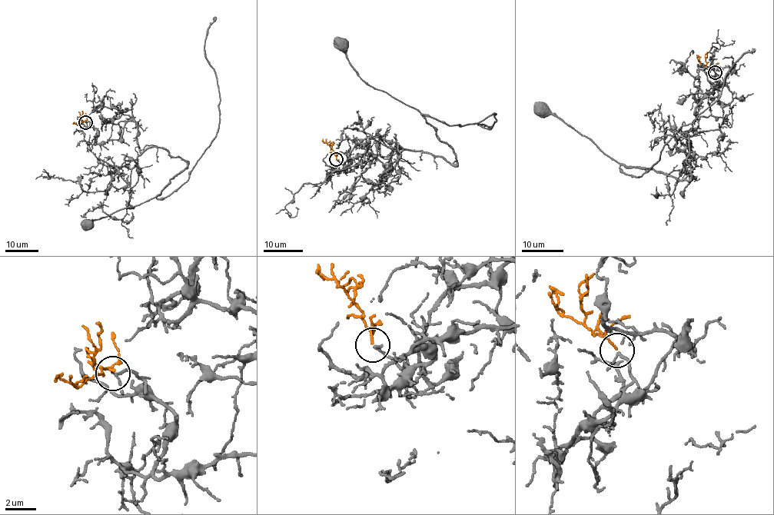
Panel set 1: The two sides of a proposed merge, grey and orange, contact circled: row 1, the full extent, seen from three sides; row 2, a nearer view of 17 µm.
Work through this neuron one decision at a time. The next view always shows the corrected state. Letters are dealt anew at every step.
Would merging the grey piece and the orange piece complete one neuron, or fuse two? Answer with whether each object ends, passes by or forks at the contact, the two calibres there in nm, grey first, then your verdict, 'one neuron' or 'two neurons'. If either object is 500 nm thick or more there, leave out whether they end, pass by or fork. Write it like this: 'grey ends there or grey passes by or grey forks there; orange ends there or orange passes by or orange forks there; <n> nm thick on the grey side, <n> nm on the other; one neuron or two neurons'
grey passes by; orange passes by; 130 nm thick on the grey side, 80 nm on the other; one neuron

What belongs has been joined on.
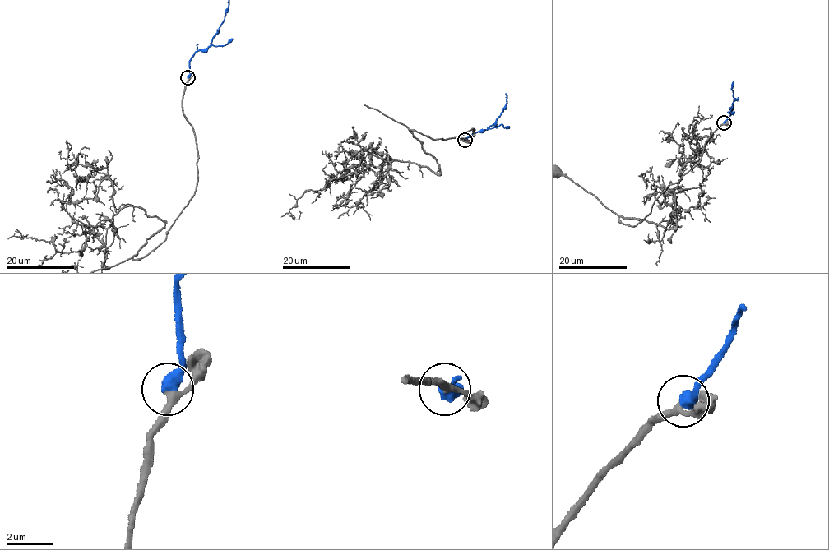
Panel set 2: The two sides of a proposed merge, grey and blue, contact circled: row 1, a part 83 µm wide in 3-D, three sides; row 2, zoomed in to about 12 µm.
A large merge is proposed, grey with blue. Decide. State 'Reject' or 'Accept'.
Accept

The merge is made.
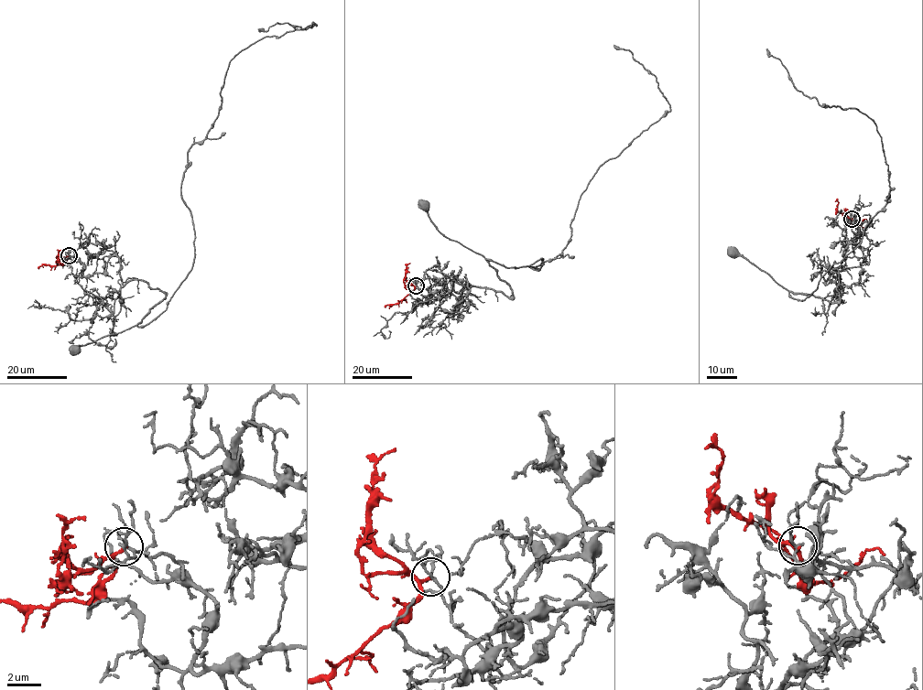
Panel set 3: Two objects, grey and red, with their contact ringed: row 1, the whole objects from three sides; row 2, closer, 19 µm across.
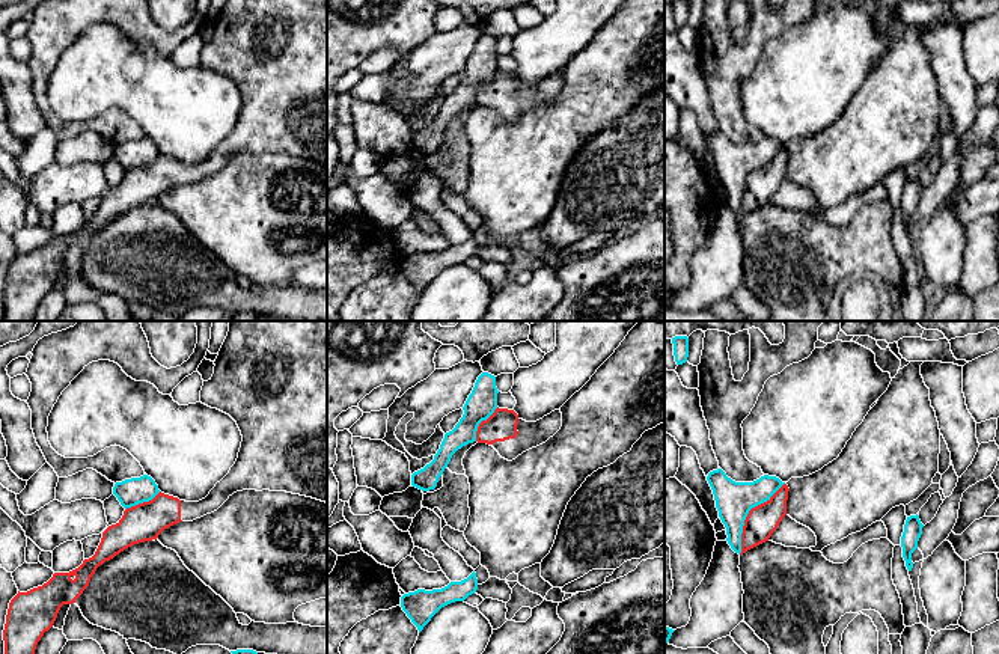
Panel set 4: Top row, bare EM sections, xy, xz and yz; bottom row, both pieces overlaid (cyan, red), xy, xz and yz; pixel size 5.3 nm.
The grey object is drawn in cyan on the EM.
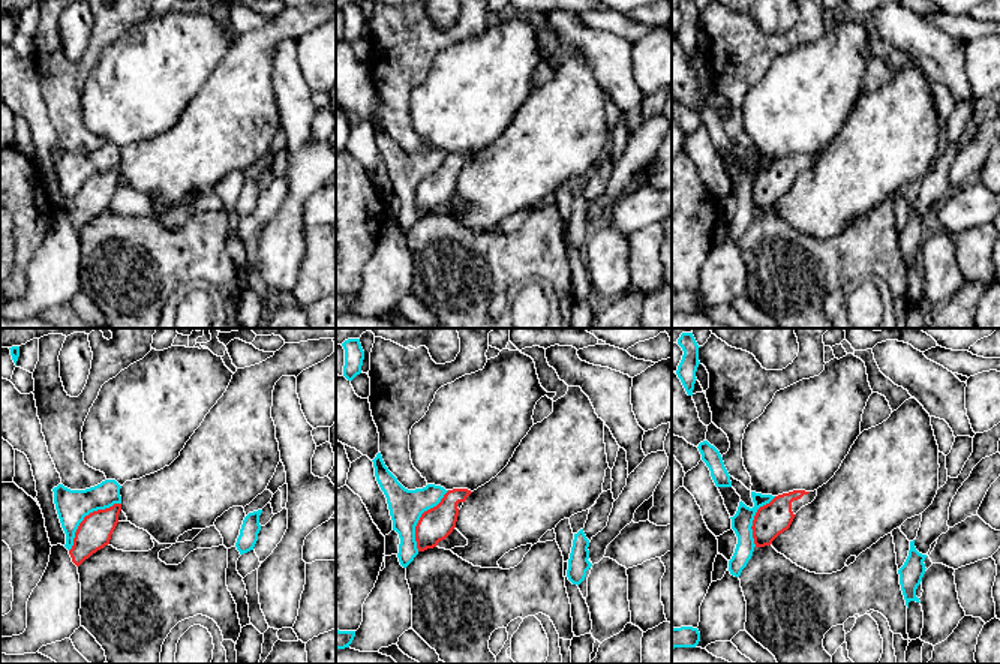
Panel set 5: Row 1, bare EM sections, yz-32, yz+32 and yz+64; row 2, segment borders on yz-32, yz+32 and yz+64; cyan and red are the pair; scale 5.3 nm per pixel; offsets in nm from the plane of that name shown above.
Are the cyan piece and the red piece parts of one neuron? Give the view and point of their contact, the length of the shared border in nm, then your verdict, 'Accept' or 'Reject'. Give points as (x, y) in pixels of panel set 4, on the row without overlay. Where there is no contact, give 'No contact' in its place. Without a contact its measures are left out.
Touches cyan at yz (746, 178). Shared border 460 nm. Reject

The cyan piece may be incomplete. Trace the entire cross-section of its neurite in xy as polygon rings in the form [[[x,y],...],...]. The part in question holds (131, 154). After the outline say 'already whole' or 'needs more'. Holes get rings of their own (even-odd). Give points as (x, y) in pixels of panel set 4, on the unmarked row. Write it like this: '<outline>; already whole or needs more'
[[[148,137],[116,145],[113,149],[113,157],[125,172],[143,164],[149,164],[158,155],[158,148]]]; already whole

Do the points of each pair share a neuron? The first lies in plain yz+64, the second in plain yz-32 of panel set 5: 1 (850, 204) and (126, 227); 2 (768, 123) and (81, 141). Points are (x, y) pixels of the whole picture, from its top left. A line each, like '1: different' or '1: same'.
1: different
2: different

